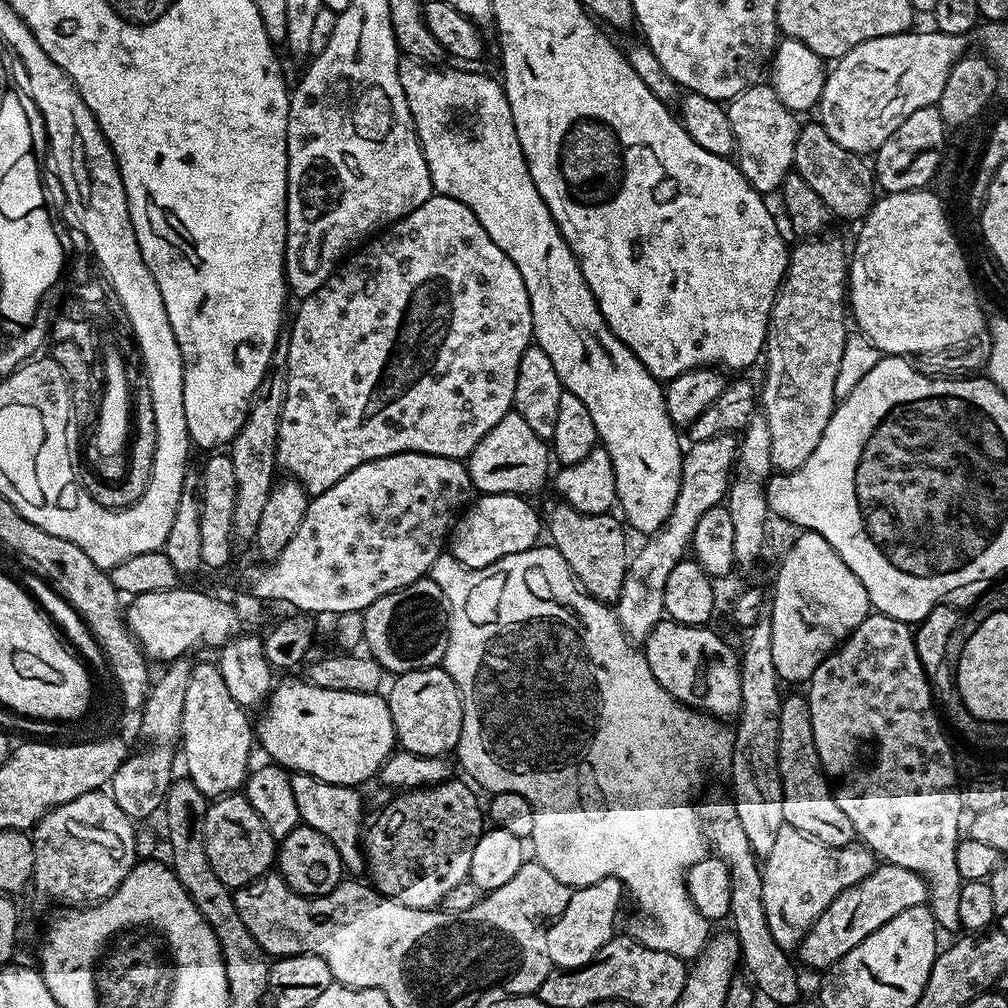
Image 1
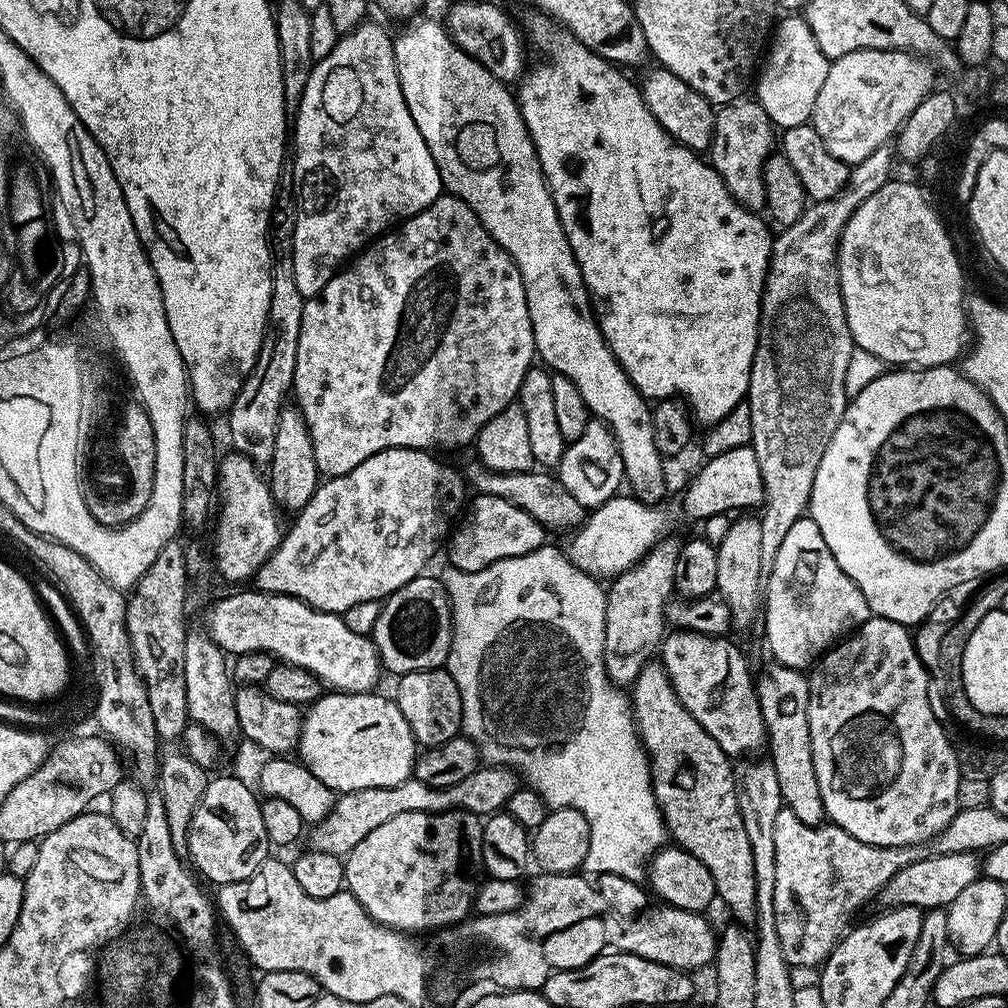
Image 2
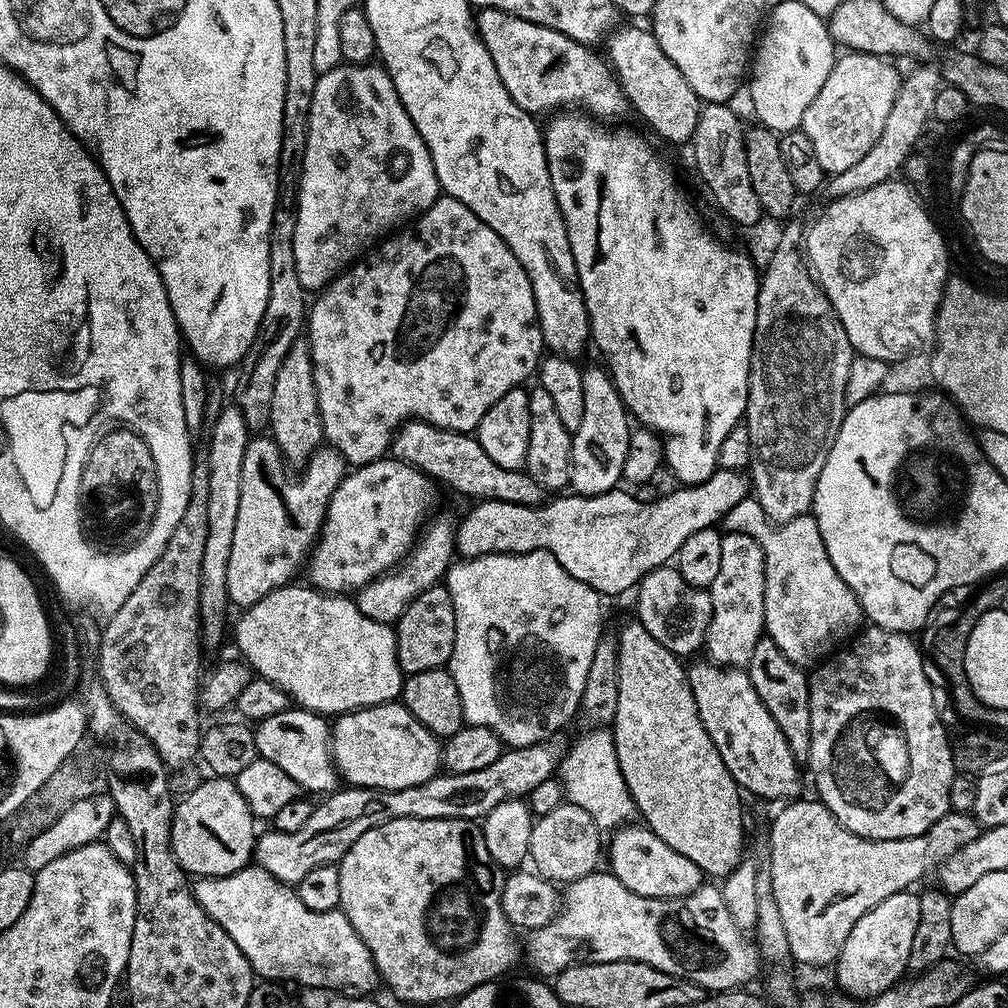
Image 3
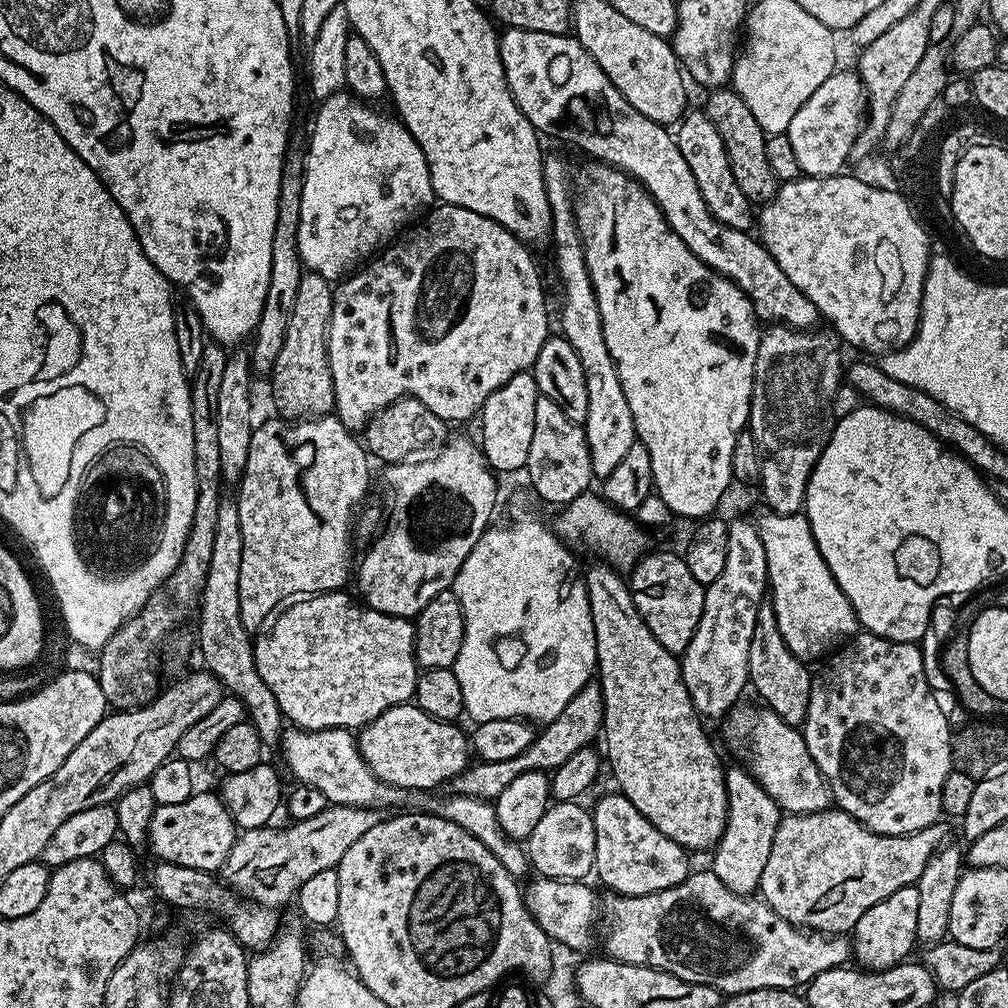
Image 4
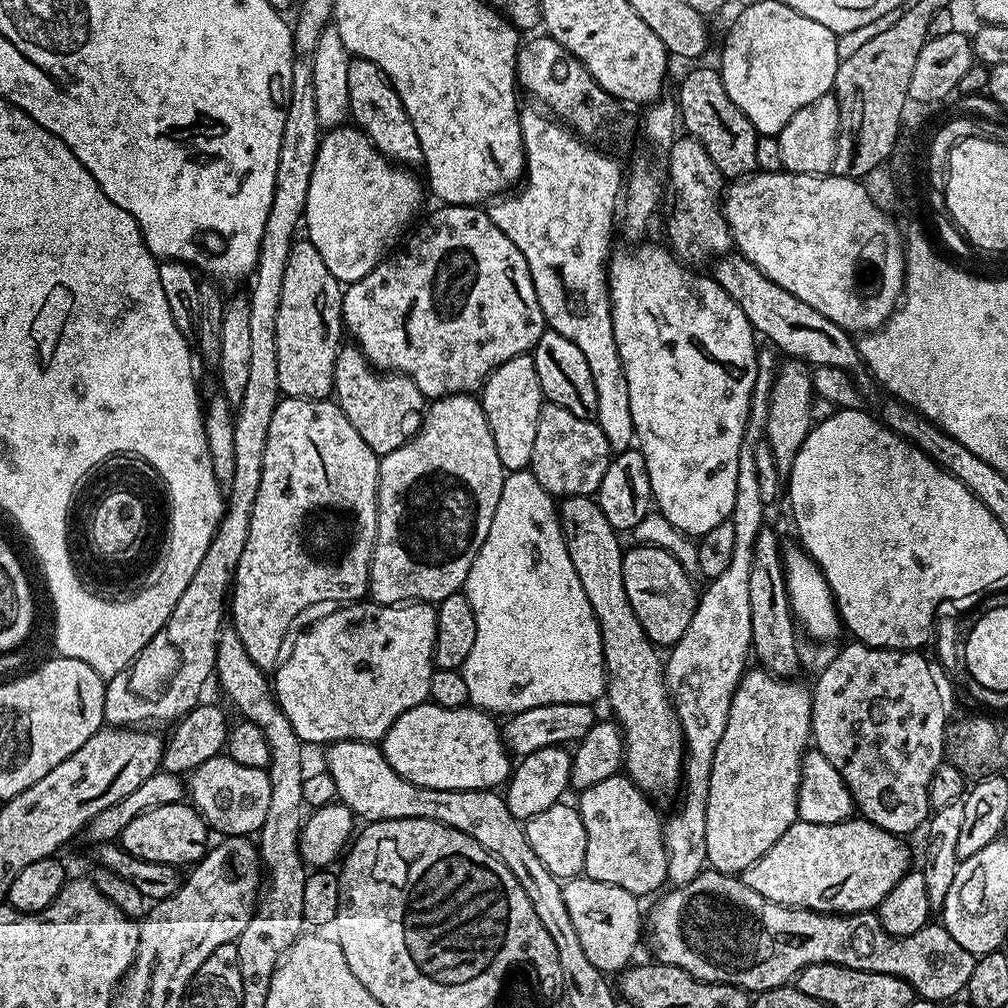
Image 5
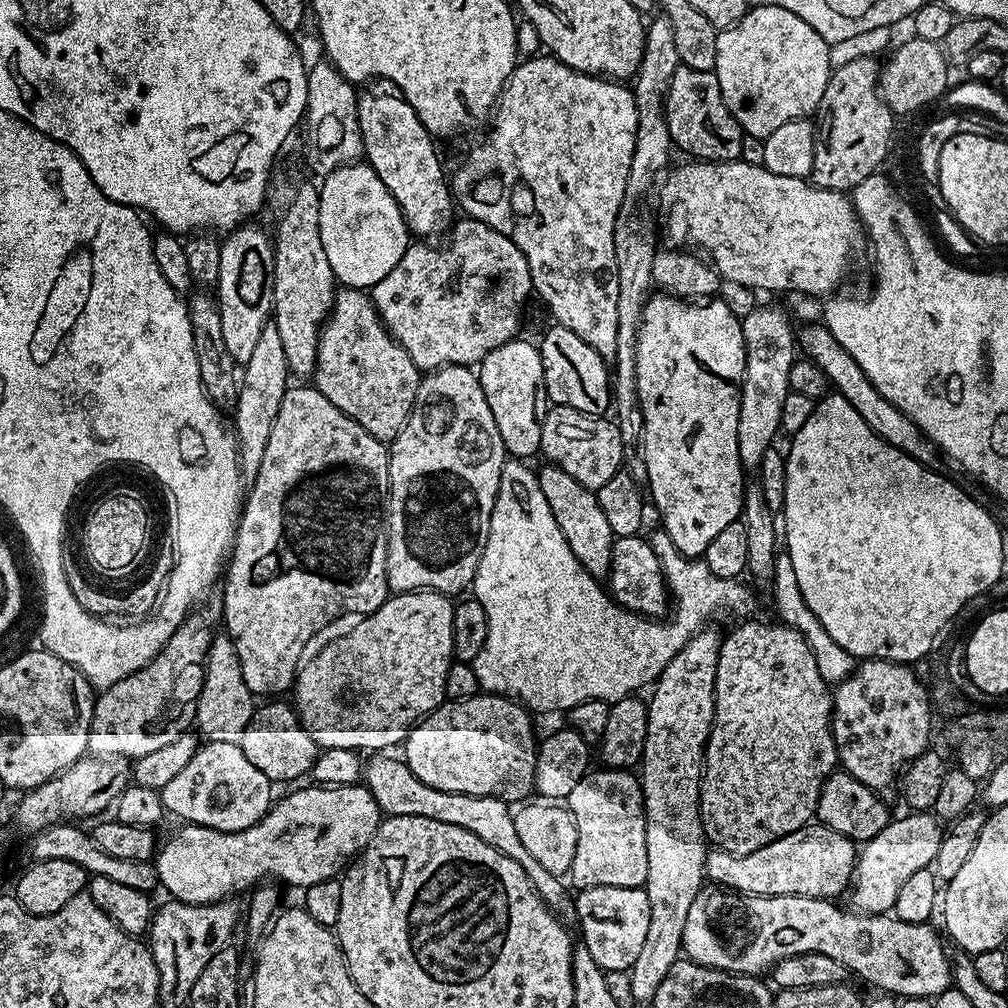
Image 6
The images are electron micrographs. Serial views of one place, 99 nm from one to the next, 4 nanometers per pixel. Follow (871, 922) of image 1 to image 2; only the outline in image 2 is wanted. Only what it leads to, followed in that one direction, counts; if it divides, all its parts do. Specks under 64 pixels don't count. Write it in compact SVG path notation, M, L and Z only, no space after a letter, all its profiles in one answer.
M975 852L962 854L924 854L919 860L911 862L903 868L888 885L881 890L878 900L884 903L885 909L914 906L921 910L930 908L947 909L948 905L966 890L975 880L981 879L982 860Z

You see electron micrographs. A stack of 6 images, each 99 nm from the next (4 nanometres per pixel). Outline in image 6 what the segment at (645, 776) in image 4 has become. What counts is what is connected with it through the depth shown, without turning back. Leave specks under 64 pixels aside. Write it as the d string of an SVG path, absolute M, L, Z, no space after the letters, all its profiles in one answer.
M545 463L543 467L538 472L542 494L546 494L546 502L550 502L550 510L554 510L554 522L558 522L558 530L562 530L570 550L574 550L574 558L578 558L592 577L607 577L612 570L614 537L610 522L606 522L606 514L602 514L602 506L598 506L595 491L570 478L570 474L556 464Z

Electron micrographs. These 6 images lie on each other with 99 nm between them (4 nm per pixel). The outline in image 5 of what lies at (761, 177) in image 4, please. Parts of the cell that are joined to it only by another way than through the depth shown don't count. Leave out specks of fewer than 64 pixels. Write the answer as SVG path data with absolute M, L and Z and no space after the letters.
M715 67L696 68L684 76L680 84L680 96L678 95L678 120L683 131L693 136L714 158L714 166L729 181L735 182L743 177L751 176L757 171L758 162L758 135L756 128L730 102L730 94L726 94L726 86L722 86L722 78Z

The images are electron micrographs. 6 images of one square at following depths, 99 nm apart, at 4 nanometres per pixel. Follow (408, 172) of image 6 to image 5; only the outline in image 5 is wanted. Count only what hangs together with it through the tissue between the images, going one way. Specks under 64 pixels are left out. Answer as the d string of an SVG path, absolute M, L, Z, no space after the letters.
M357 56L348 61L346 83L350 85L348 110L355 127L365 132L372 145L389 160L404 166L423 165L424 155L422 146L418 142L418 134L414 130L414 122L410 122L402 106L402 98L392 87L384 71L374 66L374 62Z

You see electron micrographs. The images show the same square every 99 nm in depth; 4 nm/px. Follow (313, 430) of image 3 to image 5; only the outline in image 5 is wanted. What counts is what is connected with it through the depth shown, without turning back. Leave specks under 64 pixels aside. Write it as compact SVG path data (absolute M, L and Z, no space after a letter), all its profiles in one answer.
M306 238L293 243L290 254L286 258L286 274L282 274L282 298L278 298L278 386L281 397L289 400L326 400L333 395L332 383L336 359L345 339L344 326L344 288L340 281L326 270L326 262L322 262L322 254L314 250L314 246Z

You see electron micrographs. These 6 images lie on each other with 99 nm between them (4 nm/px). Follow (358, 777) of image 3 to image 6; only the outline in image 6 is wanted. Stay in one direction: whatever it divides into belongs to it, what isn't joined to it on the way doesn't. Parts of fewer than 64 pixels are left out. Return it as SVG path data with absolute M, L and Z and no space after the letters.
M481 694L465 700L448 700L408 731L402 745L402 759L419 780L426 782L426 786L471 796L497 796L499 800L524 802L531 797L528 795L533 795L536 780L538 736L532 733L531 718L529 709L505 696Z

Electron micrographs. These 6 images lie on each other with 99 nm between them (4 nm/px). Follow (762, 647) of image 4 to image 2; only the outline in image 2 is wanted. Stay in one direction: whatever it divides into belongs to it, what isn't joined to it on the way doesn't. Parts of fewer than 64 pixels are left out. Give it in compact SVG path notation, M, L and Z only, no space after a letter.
M769 662L755 677L756 697L762 710L764 730L766 733L766 752L770 762L778 774L778 786L782 790L784 799L783 807L792 811L796 818L802 818L802 822L819 825L825 819L822 794L818 790L818 774L814 774L814 754L810 742L810 718L808 717L808 703L810 702L810 690L808 689L808 676L803 671L782 665L777 662Z

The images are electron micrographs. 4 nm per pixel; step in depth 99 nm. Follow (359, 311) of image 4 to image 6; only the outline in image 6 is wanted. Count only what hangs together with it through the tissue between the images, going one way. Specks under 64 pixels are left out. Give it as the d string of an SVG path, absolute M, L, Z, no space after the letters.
M471 218L457 219L451 225L451 232L452 245L449 248L435 248L432 242L409 243L398 266L370 289L372 304L388 333L400 343L406 354L410 354L414 366L425 373L435 372L448 364L479 365L490 350L498 350L498 346L517 339L521 335L524 303L533 295L530 266L522 250L518 250L506 234L486 226L486 222Z

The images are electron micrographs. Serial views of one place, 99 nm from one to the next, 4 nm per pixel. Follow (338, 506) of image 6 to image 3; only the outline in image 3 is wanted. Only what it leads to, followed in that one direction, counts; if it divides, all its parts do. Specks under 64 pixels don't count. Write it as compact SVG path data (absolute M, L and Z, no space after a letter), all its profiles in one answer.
M265 438L265 440L253 439L251 443L249 443L248 449L246 450L246 458L242 458L242 494L238 498L238 522L234 526L234 546L230 546L230 558L226 566L228 599L235 607L237 604L237 609L243 610L250 606L254 606L254 602L266 598L266 594L270 594L275 588L285 587L285 585L295 577L292 575L294 575L299 568L301 571L302 565L307 561L310 555L312 545L316 543L319 537L320 527L324 525L324 515L328 509L330 498L334 494L334 490L338 490L338 486L344 481L346 475L346 461L335 448L324 446L308 459L307 464L303 465L302 472L304 472L304 476L298 477L297 480L288 480L288 471L290 471L289 465L286 463L284 456L280 452L280 447L276 445L275 440L271 438Z

